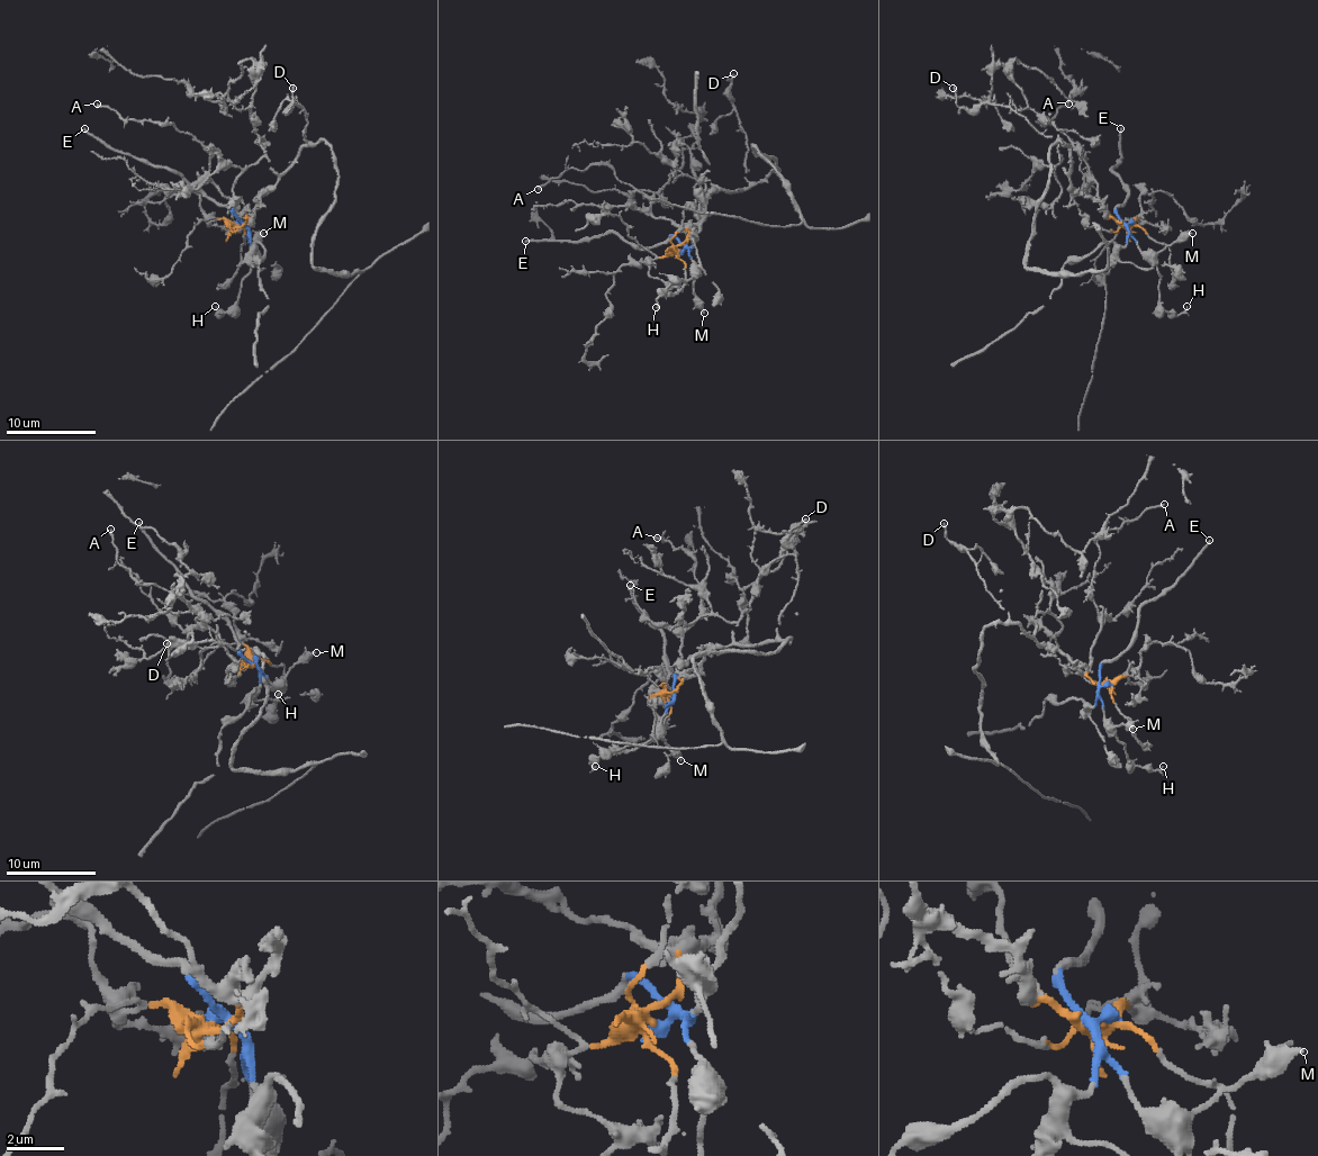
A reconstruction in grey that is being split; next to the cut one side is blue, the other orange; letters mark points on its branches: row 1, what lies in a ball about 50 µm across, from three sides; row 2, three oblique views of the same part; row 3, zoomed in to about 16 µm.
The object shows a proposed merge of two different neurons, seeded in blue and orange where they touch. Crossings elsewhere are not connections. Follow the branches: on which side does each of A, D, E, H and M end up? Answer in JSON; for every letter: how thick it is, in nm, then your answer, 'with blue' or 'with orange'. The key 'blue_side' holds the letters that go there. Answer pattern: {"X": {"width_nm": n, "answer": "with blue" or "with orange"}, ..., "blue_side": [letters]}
{"A": {"width_nm": 240, "answer": "with orange"}, "D": {"width_nm": 200, "answer": "with orange"}, "E": {"width_nm": 240, "answer": "with blue"}, "H": {"width_nm": 180, "answer": "with blue"}, "M": {"width_nm": 360, "answer": "with blue"}, "blue_side": ["E", "H", "M"]}

